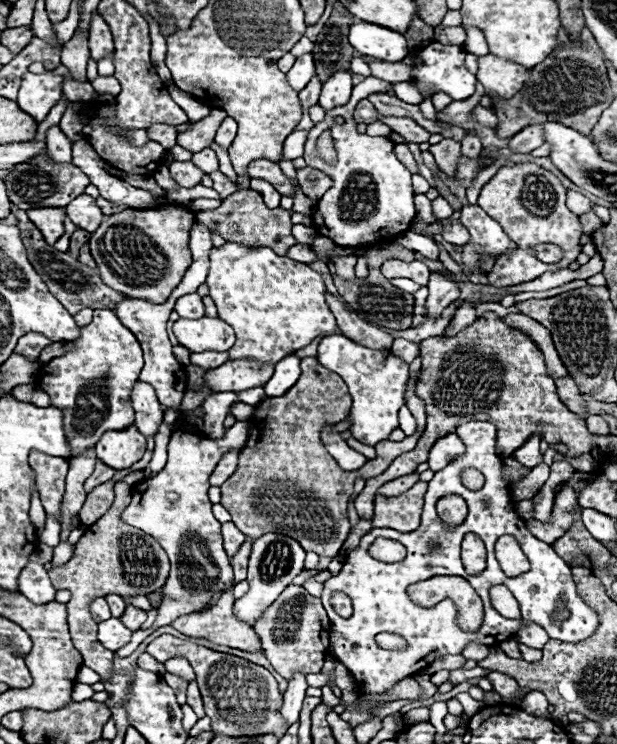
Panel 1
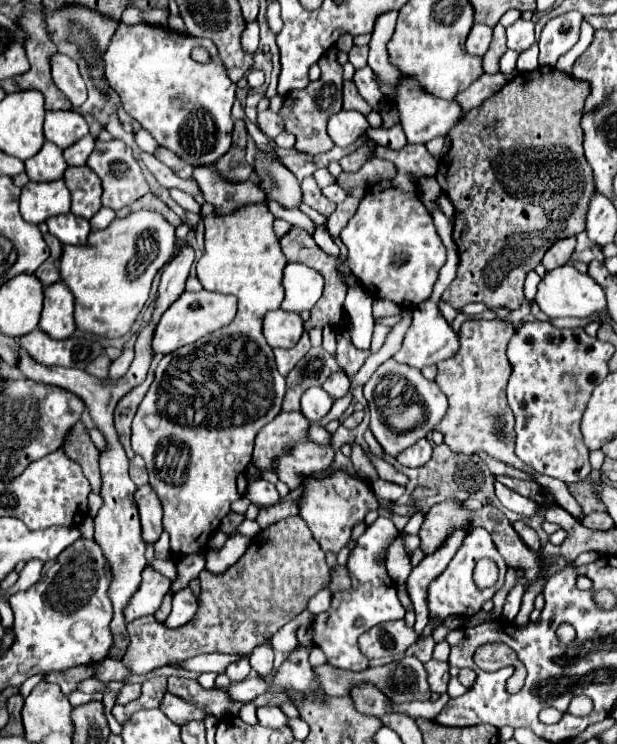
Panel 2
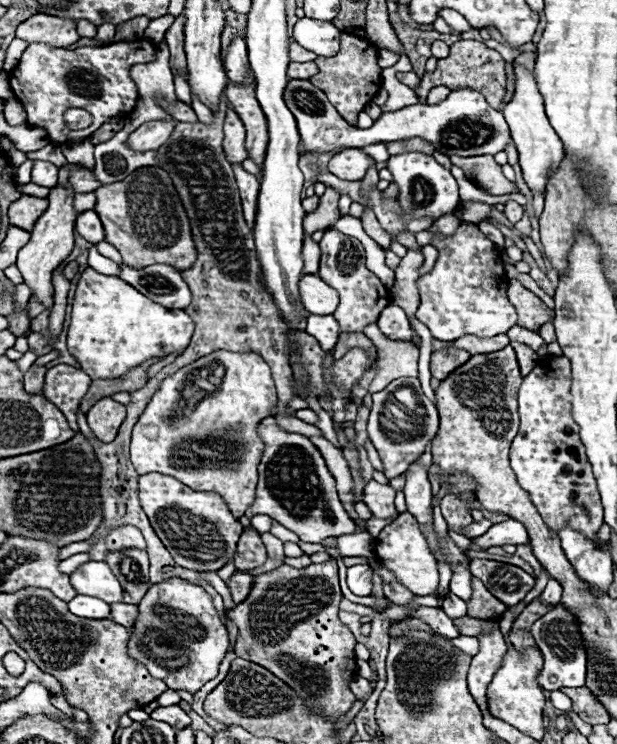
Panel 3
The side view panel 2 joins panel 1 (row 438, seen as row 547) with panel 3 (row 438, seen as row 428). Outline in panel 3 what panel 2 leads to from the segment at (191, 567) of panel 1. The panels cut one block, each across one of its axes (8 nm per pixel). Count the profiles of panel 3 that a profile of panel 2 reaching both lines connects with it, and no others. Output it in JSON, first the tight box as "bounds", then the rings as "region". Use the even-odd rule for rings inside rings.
{"bounds":[130,350,276,518],"region":[[[216,350],[204,358],[198,358],[196,362],[180,368],[178,372],[174,372],[172,376],[164,378],[164,382],[160,384],[160,388],[154,392],[152,400],[148,402],[144,414],[140,416],[138,424],[134,426],[134,432],[132,432],[132,444],[130,444],[130,458],[132,458],[132,464],[136,468],[138,474],[146,474],[146,472],[160,472],[160,474],[166,474],[166,476],[172,476],[172,478],[178,478],[182,484],[190,486],[192,490],[198,490],[198,492],[216,492],[216,494],[222,494],[222,498],[226,500],[230,512],[240,518],[244,516],[246,508],[252,504],[252,498],[254,498],[254,488],[256,488],[256,482],[258,482],[258,462],[262,458],[262,450],[264,450],[264,442],[258,438],[256,434],[256,428],[260,426],[260,422],[268,416],[268,408],[276,404],[276,386],[274,386],[274,380],[272,380],[272,372],[270,372],[270,366],[258,358],[258,354],[254,352],[228,352],[228,350]]]}

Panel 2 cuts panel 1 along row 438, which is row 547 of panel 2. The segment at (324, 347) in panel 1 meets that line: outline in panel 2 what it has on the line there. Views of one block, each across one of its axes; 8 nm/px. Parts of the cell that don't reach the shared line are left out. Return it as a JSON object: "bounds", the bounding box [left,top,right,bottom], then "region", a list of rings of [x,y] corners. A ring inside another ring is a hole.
{"bounds":[314,516,404,672],"region":[[[378,516],[374,524],[368,526],[368,530],[358,538],[356,548],[352,550],[348,558],[348,570],[352,578],[352,586],[348,590],[336,592],[332,596],[332,604],[328,610],[328,620],[324,624],[318,624],[314,628],[314,644],[320,646],[328,658],[328,664],[352,672],[360,672],[368,668],[368,658],[360,654],[358,638],[360,634],[368,632],[372,626],[380,622],[390,620],[402,620],[404,608],[396,596],[396,588],[390,576],[386,576],[386,566],[380,564],[380,556],[384,550],[392,544],[392,540],[398,536],[398,530],[390,518]]]}

